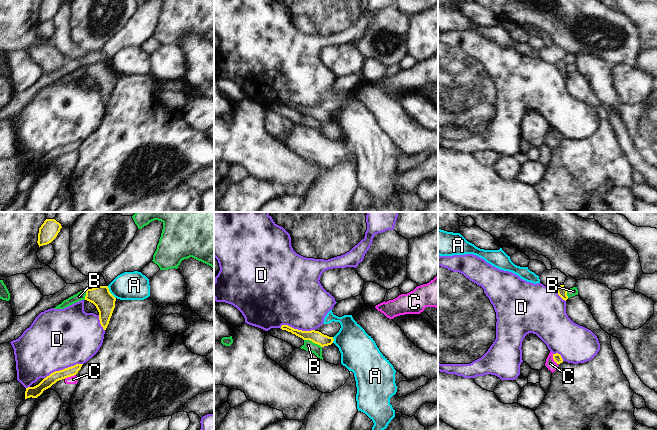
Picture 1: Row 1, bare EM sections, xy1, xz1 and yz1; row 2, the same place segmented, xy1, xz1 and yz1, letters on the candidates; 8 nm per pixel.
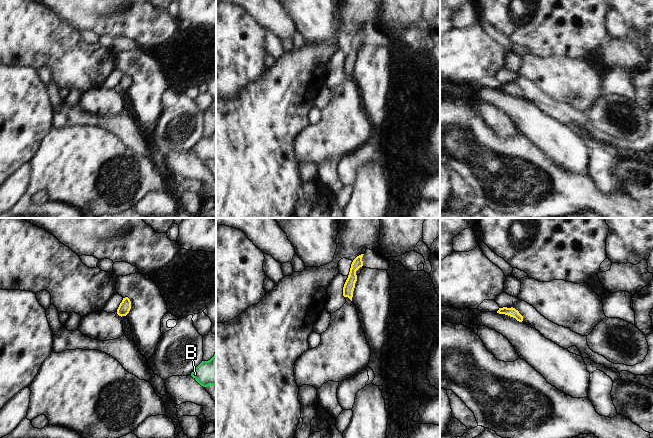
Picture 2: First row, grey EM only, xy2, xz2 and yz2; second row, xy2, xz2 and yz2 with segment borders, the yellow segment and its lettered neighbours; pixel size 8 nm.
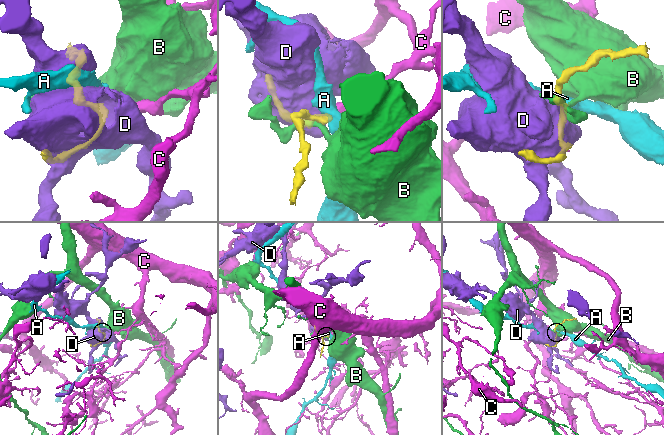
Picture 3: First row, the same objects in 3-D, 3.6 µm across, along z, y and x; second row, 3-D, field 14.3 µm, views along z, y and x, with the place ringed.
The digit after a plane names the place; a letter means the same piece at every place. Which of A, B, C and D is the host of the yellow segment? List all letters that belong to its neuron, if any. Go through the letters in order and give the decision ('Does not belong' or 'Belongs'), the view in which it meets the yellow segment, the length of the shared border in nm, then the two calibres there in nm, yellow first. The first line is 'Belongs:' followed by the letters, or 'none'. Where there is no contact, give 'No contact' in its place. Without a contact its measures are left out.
Belongs: none
A: Does not belong. Touches yellow in xy1. Shared border 120 nm. Thickness 170 nm (yellow) against 220 nm
B: Does not belong. Touches yellow in xz1. Shared border 160 nm. Thickness 100 nm (yellow) against 80 nm
C: Does not belong. Touches yellow in xy1. Shared border 100 nm. Thickness 90 nm (yellow) against 60 nm
D: Does not belong. Touches yellow in xy1. Shared border 340 nm. Thickness 90 nm (yellow) against 480 nm.

